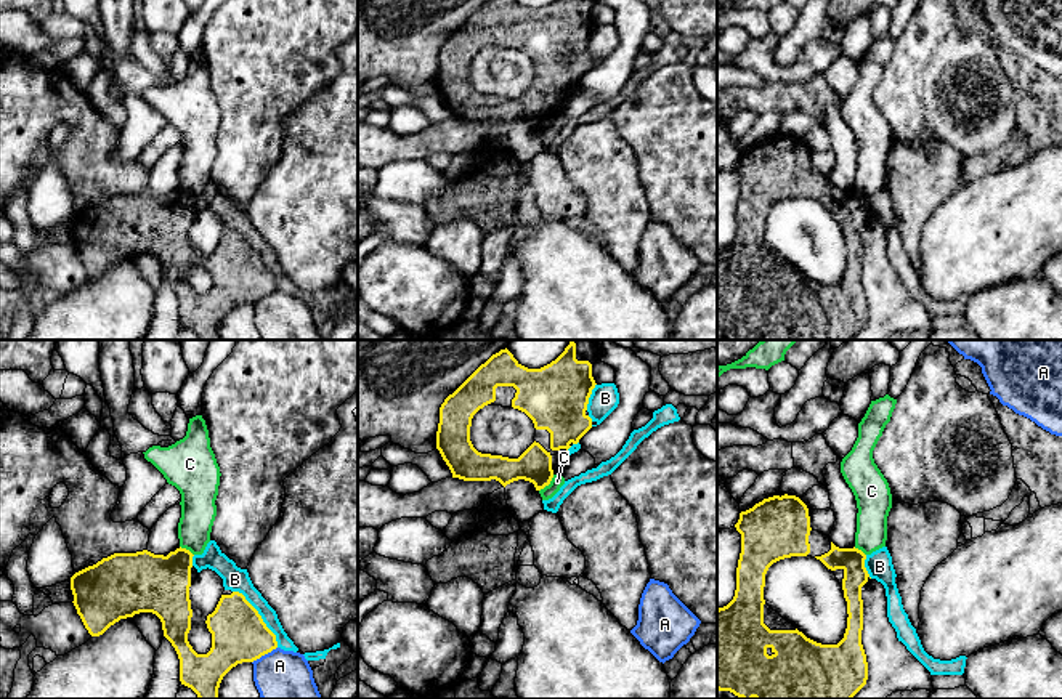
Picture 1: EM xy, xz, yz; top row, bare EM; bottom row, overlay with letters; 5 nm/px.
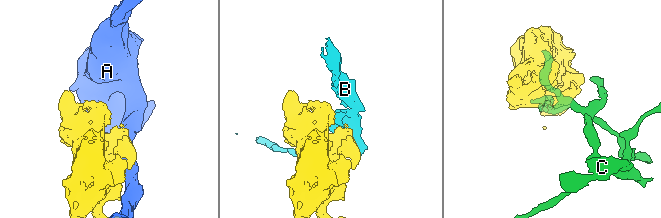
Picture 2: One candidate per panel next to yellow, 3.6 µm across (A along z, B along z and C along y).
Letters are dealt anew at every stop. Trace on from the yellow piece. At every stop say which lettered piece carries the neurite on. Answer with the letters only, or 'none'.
none

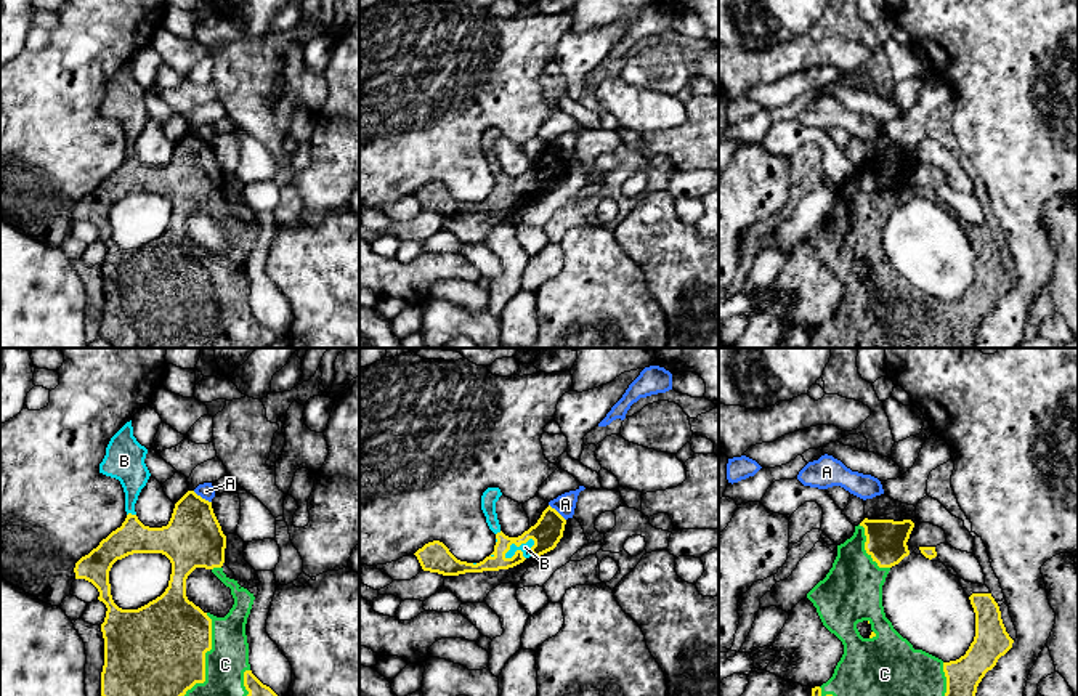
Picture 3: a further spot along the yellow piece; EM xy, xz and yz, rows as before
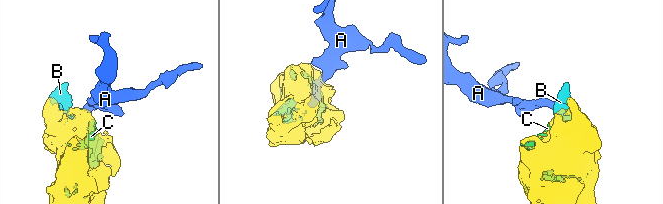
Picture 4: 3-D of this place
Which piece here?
B, C

